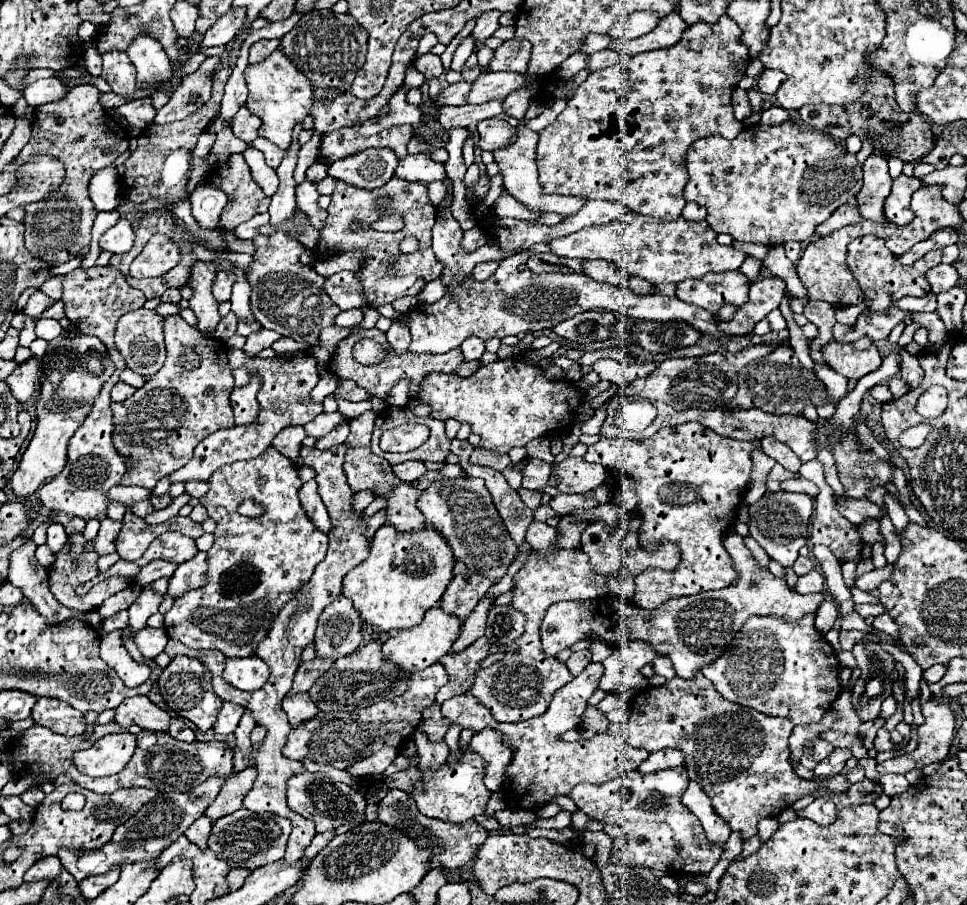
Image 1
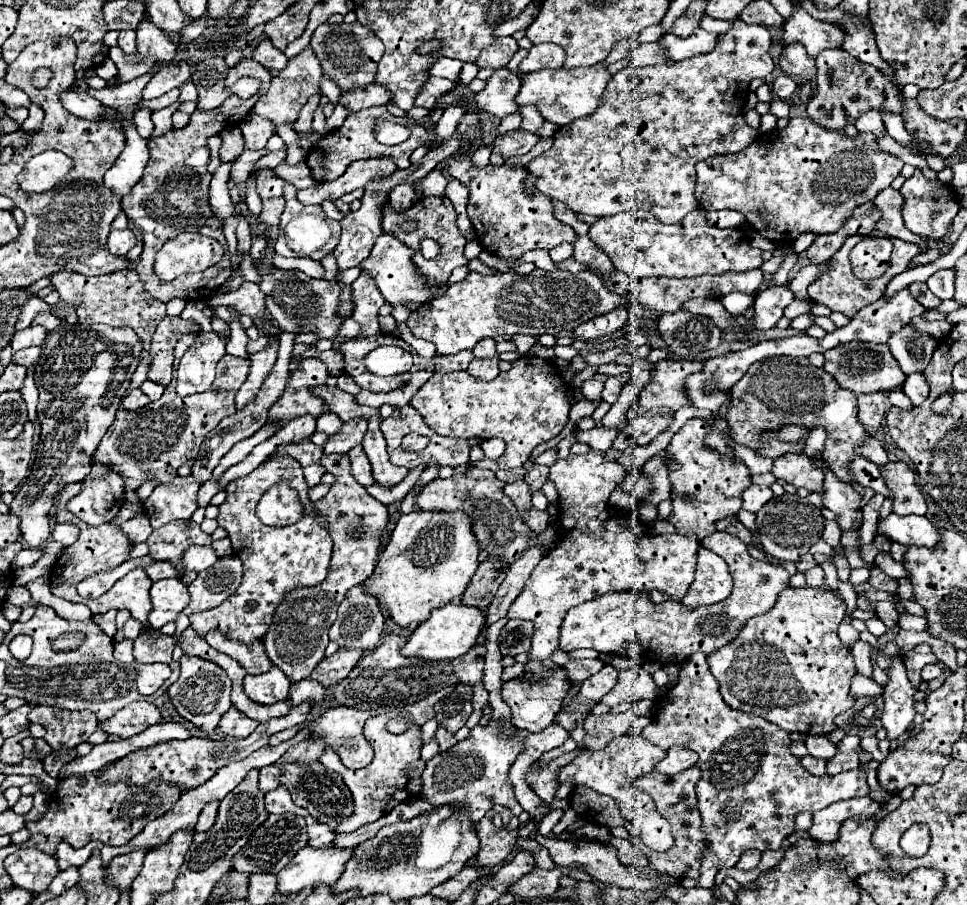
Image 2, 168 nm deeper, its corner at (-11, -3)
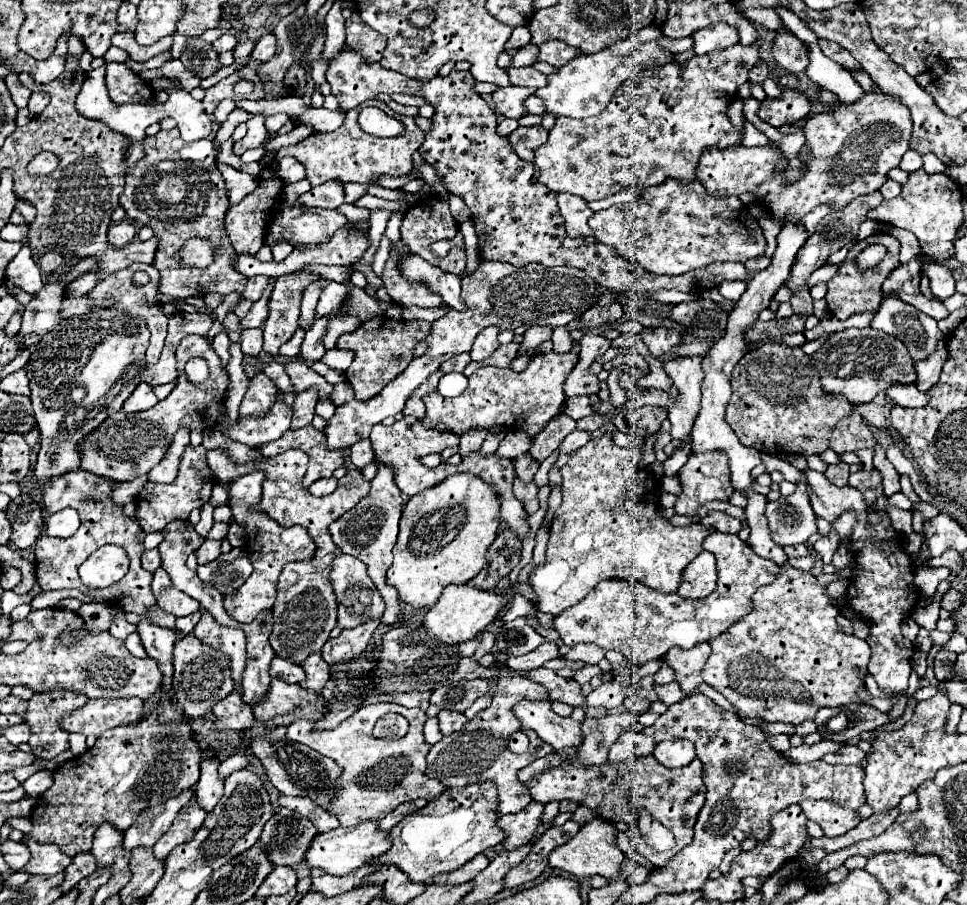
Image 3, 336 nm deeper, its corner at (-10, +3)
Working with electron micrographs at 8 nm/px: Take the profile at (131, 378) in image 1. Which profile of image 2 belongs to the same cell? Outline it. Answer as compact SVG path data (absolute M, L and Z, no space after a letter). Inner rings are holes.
M145 381L143 385L141 385L141 391L151 399L151 401L157 401L161 395L163 395L163 391L165 391L165 387L161 387L161 385L155 385L153 381Z

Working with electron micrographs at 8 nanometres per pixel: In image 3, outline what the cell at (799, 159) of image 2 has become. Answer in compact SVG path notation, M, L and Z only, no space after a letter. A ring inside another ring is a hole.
M864 93L864 97L858 99L854 105L842 105L838 111L806 117L802 131L806 135L806 145L810 147L810 153L808 159L802 161L804 165L802 177L794 183L784 181L782 177L784 171L776 173L776 163L780 159L786 159L778 143L768 143L764 147L736 145L730 149L706 149L706 153L702 153L700 157L696 179L714 197L730 197L730 195L738 197L742 193L752 193L756 197L756 203L762 205L762 209L778 223L782 225L800 223L804 215L814 211L818 205L830 205L832 211L842 211L852 199L878 191L886 183L888 171L898 167L902 155L908 151L912 121L910 111L902 103L898 103L898 99L886 97L884 93Z

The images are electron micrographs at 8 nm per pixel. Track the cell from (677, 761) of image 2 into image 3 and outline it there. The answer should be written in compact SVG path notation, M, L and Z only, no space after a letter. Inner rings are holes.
M682 739L682 741L664 741L664 743L658 743L652 755L664 767L676 769L676 767L688 765L696 757L696 751L694 751L694 743Z

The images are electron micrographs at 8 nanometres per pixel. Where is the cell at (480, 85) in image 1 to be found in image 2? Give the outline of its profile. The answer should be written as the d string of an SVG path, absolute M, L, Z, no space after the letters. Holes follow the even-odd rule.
M597 63L591 67L577 67L577 69L543 69L537 73L527 73L525 81L521 83L521 91L517 95L517 105L535 105L545 121L551 121L559 127L573 123L575 119L591 115L599 103L601 95L611 79L605 63Z

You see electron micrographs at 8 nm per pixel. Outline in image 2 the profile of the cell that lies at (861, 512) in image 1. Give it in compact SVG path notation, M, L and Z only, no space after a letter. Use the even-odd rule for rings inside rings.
M891 513L887 519L879 521L877 531L891 541L897 541L907 547L929 547L935 549L941 543L941 529L933 525L927 517L907 515L899 517Z

